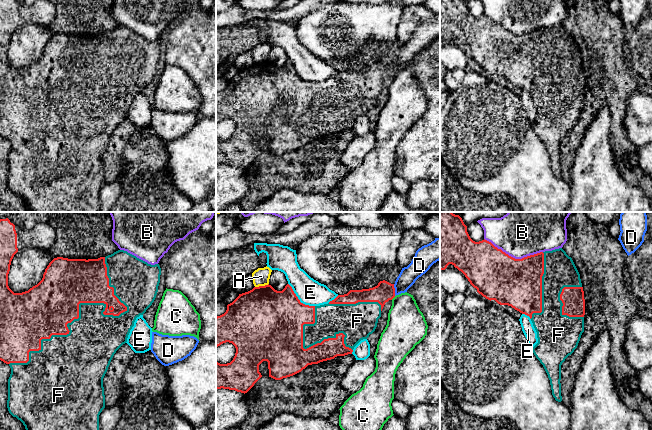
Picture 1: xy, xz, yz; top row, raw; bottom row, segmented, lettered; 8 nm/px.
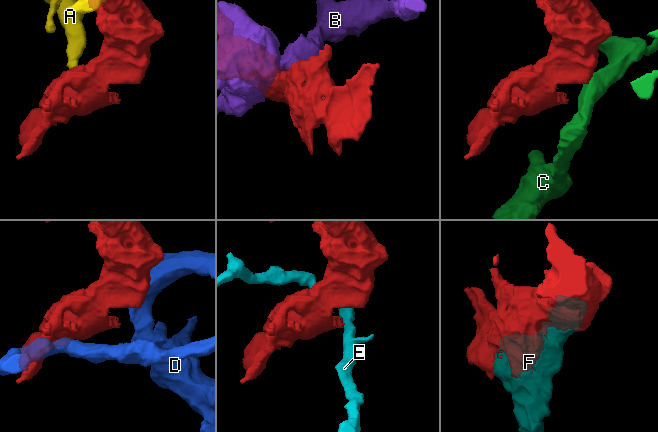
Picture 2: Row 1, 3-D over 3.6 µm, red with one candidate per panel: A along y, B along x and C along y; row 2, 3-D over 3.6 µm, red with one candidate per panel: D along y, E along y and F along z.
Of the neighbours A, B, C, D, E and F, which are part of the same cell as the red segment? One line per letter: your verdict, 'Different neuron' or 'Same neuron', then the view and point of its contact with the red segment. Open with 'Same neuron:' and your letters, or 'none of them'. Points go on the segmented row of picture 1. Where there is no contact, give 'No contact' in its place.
Same neuron: F
A: Different neuron. Touches red at xz (261, 286)
B: Different neuron. Touches red at yz (512, 257)
C: Different neuron. Touches red at xz (393, 297)
D: Different neuron. Touches red at xz (394, 290)
E: Different neuron. Touches red at xz (298, 299)
F: Same neuron. Touches red at xy (81, 302)

